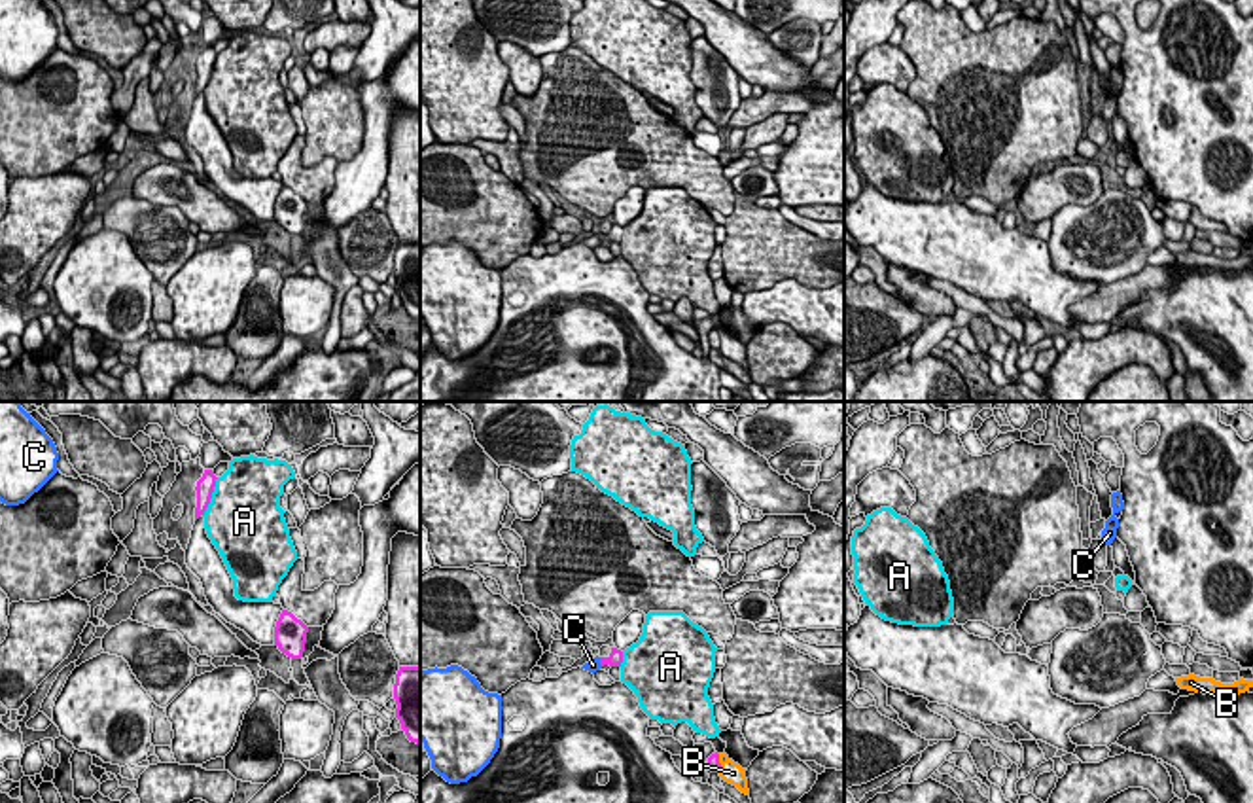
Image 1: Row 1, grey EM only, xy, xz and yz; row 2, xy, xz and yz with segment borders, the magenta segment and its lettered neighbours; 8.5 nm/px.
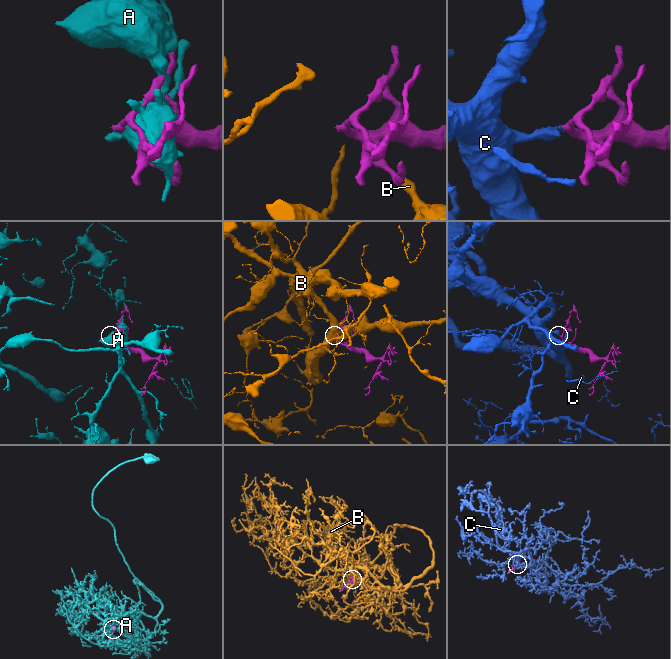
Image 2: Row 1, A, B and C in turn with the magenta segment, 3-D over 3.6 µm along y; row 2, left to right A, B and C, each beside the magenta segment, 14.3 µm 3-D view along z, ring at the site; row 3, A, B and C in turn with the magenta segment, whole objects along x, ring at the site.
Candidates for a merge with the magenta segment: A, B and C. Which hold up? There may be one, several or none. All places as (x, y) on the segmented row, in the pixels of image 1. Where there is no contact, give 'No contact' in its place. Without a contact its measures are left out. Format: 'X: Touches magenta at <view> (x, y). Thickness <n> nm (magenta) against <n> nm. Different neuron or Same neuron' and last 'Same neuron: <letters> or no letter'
A: Touches magenta at xy (211, 497). Thickness 160 nm (magenta) against 500 nm. Different neuron
B: Touches magenta at xz (720, 764). Thickness 100 nm (magenta) against 180 nm. Different neuron
C: Touches magenta at xz (600, 661). Thickness 130 nm (magenta) against 100 nm. Same neuron
Same neuron: C

